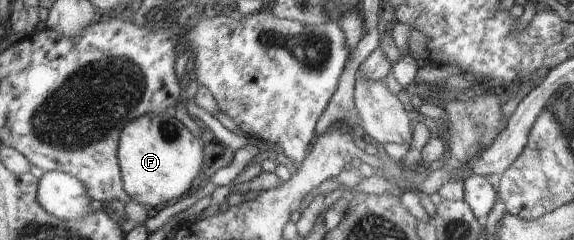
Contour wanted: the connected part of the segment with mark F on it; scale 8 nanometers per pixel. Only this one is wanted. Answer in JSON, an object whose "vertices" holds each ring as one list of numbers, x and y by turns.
{"vertices":[[147,113,127,123,118,140,118,163,121,165,122,180,127,194,139,204,155,208,158,204,169,202,172,198,181,198,190,190,191,182,203,166,203,150,197,140,173,114]]}

